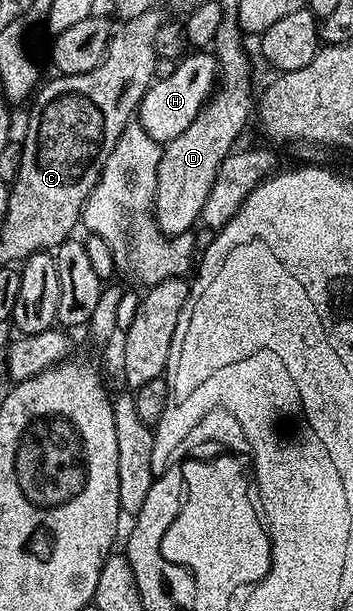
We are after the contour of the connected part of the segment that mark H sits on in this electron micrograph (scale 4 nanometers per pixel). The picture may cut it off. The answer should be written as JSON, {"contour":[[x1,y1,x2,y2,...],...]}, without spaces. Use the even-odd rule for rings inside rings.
{"contour":[[196,49,185,54,173,66,169,75,159,76,148,87,148,92,142,97,138,108,138,122,154,141,166,144,174,141,178,133,182,133,198,117,198,113,208,102,218,83,218,68,216,56,211,50]]}

